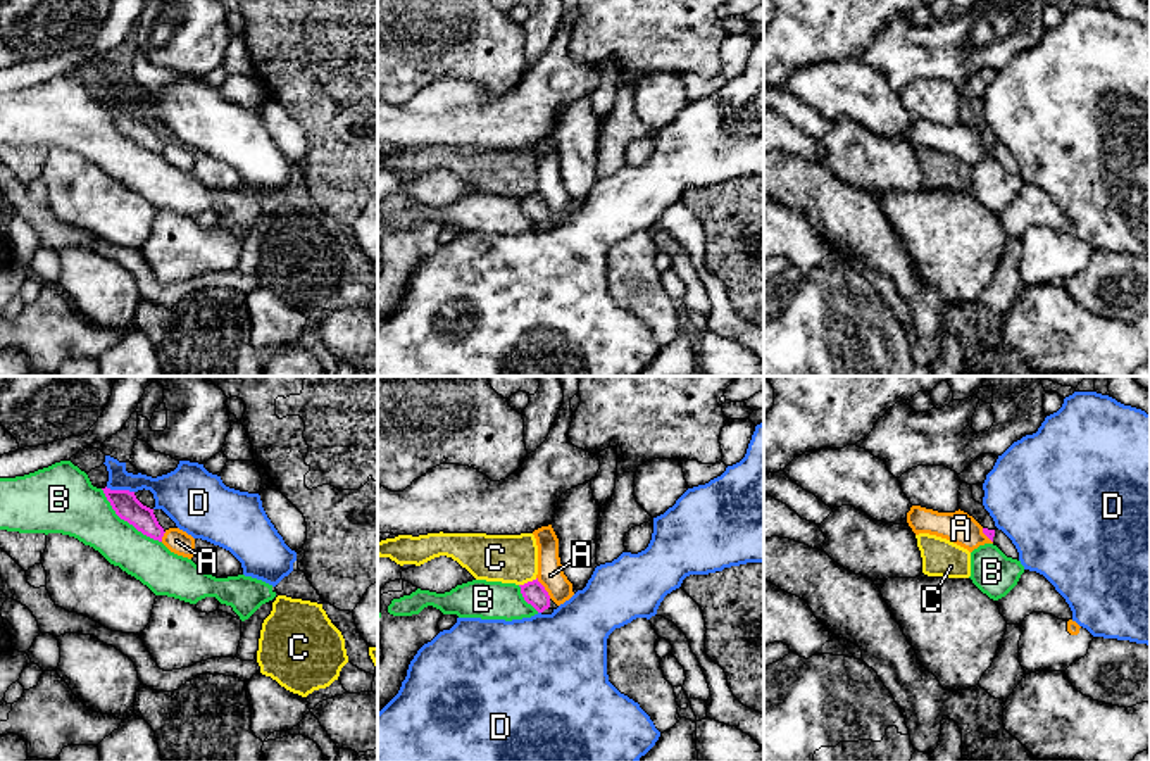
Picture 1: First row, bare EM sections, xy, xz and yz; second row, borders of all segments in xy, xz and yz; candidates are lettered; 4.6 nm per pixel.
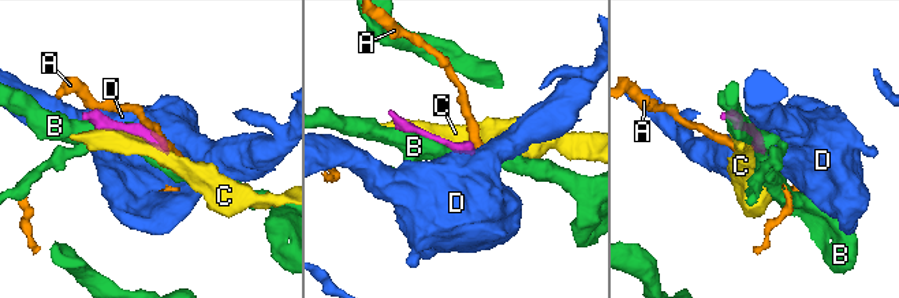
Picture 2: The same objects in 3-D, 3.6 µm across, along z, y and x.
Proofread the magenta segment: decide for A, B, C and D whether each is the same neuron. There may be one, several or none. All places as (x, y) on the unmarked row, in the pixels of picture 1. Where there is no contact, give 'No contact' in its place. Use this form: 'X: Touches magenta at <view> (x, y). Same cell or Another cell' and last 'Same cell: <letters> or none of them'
A: Touches magenta at xz (543, 201). Another cell
B: Touches magenta at xy (126, 133). Another cell
C: Touches magenta at xz (528, 195). Another cell
D: Touches magenta at xy (119, 104). Another cell
Same cell: none of them

